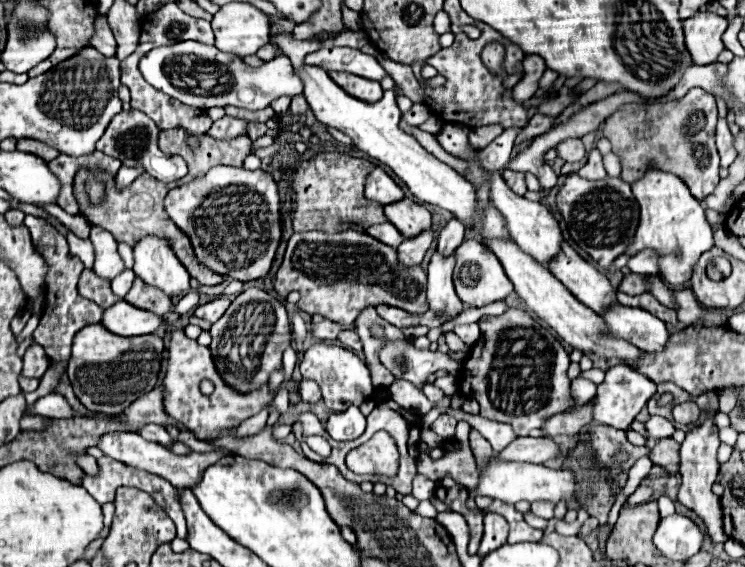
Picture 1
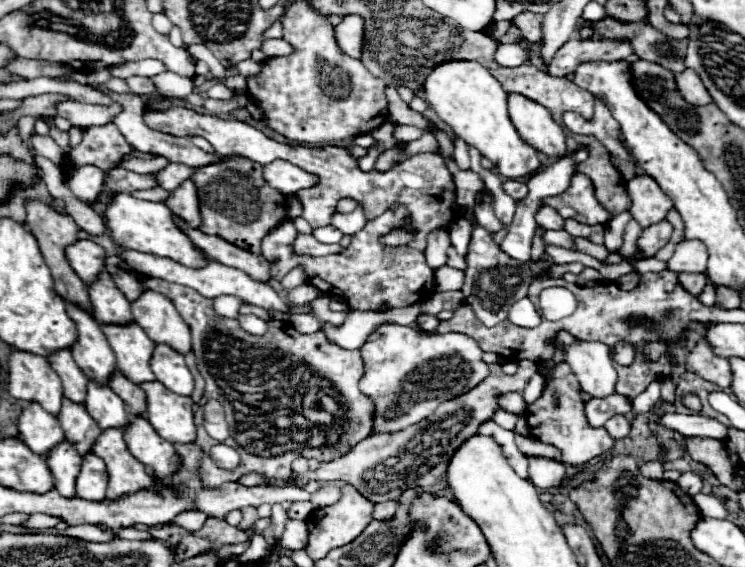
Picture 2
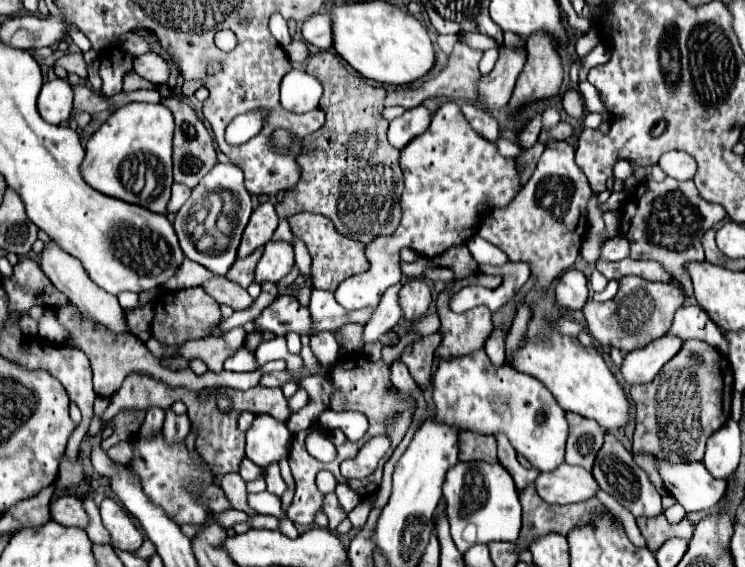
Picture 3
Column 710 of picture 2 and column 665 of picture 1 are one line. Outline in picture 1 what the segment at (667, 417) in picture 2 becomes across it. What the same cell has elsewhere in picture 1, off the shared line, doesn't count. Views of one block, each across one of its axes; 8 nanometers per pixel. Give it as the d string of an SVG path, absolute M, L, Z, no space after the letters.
M650 416L650 420L646 422L646 430L648 430L646 446L652 448L652 446L656 446L656 442L660 438L670 438L676 428L666 418L662 418L662 416Z

